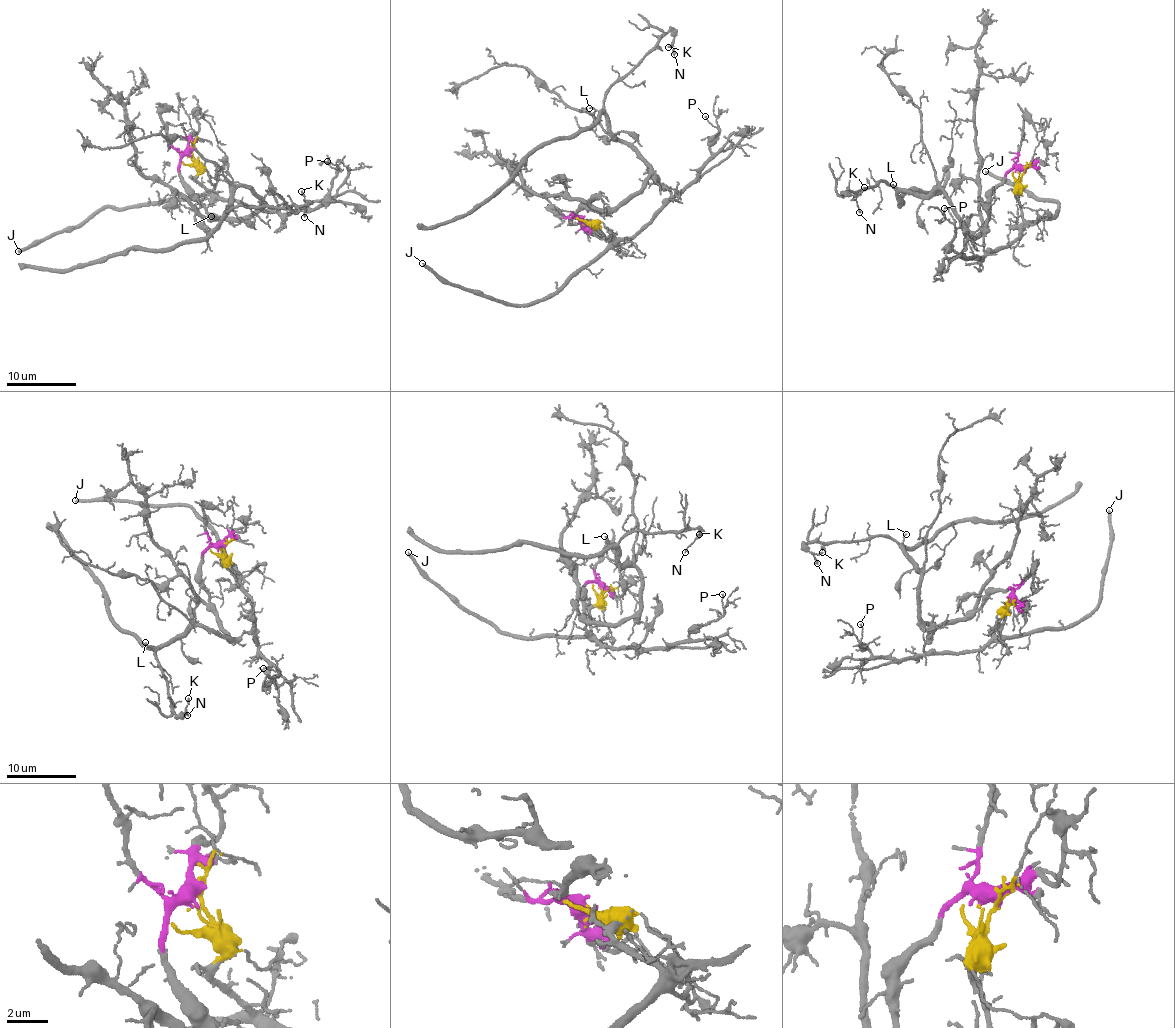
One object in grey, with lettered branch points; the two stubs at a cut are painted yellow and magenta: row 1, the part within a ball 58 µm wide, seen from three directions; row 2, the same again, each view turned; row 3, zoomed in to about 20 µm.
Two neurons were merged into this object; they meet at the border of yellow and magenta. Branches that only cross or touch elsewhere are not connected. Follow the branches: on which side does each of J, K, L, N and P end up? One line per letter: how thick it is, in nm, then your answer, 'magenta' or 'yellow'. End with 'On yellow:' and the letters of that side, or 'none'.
J: calibre 280 nm; yellow
K: calibre 150 nm; magenta
L: calibre 100 nm; magenta
N: calibre 140 nm; magenta
P: calibre 100 nm; yellow
On yellow: J, P

